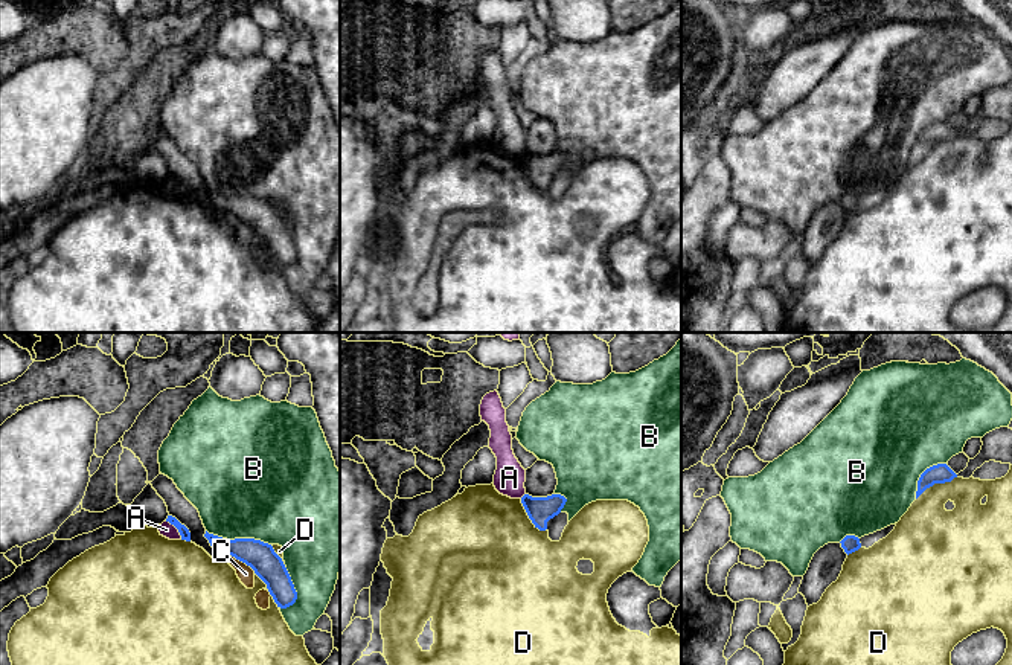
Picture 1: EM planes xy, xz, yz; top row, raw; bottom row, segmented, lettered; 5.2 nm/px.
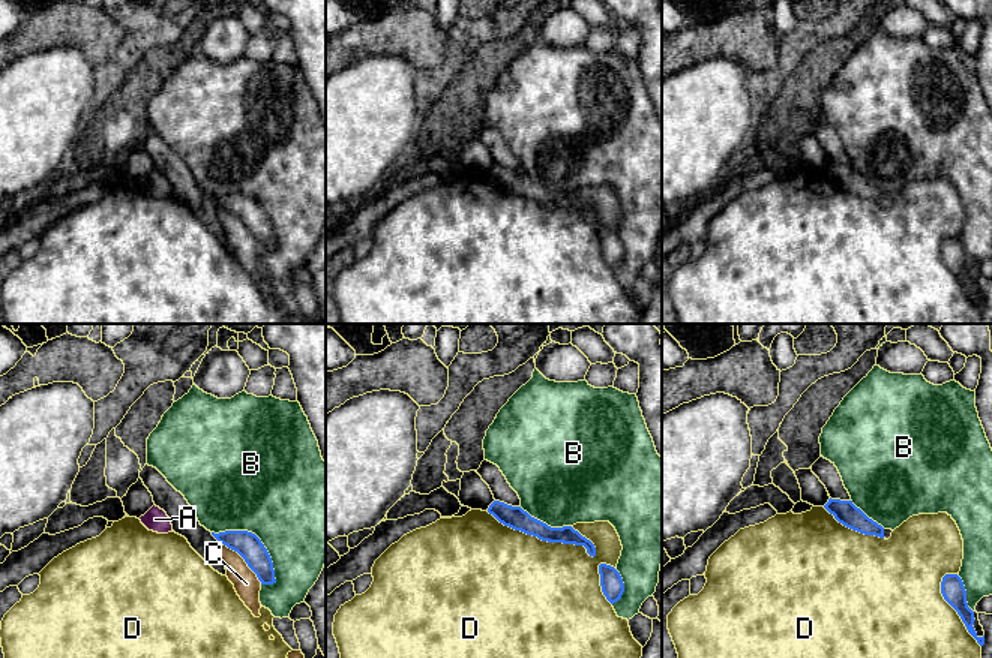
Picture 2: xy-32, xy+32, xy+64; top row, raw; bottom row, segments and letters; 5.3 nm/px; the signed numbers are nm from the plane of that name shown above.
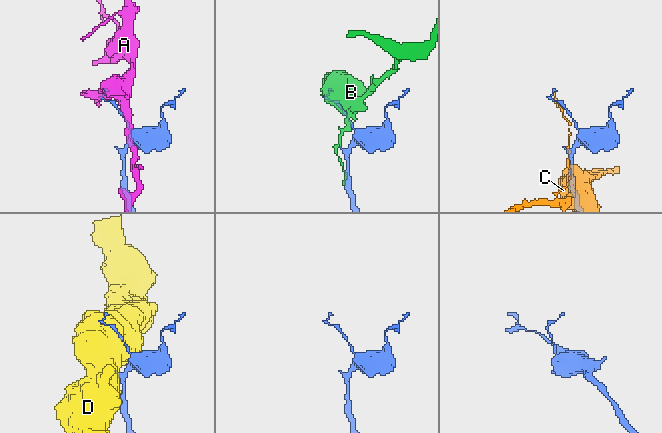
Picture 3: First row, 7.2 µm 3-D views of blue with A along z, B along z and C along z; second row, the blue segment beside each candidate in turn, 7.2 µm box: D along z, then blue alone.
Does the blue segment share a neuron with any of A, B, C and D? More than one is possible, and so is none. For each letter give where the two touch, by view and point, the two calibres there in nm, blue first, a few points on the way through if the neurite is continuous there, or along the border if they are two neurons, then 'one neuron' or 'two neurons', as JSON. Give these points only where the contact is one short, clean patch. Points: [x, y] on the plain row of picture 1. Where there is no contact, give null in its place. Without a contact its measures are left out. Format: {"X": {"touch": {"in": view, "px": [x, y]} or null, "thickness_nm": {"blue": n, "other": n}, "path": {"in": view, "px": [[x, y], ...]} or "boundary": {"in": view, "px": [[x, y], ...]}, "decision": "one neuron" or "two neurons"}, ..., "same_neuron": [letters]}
{"A": {"touch": {"in": "xy", "px": [177, 186]}, "thickness_nm": {"blue": 50, "other": 80}, "boundary": {"in": "xy", "px": [[166, 179], [177, 188], [182, 197]]}, "decision": "two neurons"}, "B": {"touch": {"in": "xy", "px": [238, 197]}, "thickness_nm": {"blue": 160, "other": 500}, "decision": "two neurons"}, "C": {"touch": {"in": "xy", "px": [241, 218]}, "thickness_nm": {"blue": 160, "other": 90}, "decision": "two neurons"}, "D": {"touch": {"in": "yz", "px": [936, 141]}, "thickness_nm": {"blue": 110, "other": 280}, "decision": "two neurons"}, "same_neuron": []}

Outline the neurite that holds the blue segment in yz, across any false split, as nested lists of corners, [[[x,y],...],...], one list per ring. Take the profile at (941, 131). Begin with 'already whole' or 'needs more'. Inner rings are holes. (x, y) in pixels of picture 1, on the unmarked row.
already whole | [[[937,122],[927,127],[918,139],[916,157],[934,142],[951,140],[954,136],[957,136],[957,133],[946,122]]]

